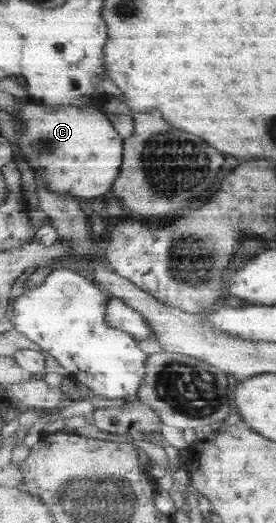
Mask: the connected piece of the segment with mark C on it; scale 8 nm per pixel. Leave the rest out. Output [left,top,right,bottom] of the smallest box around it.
[17,103,125,199]

